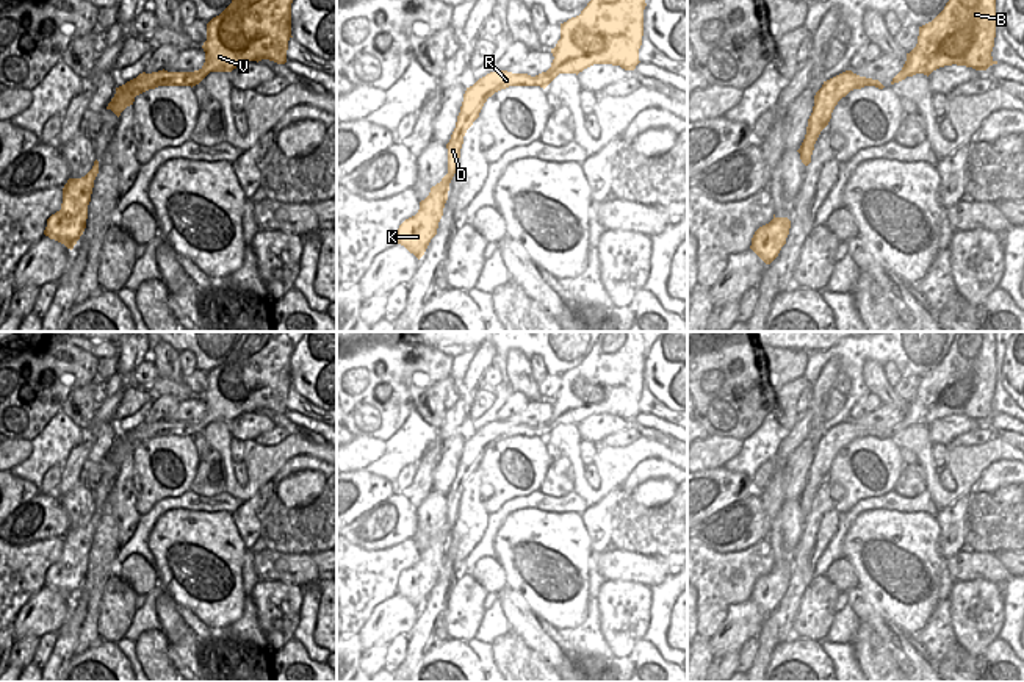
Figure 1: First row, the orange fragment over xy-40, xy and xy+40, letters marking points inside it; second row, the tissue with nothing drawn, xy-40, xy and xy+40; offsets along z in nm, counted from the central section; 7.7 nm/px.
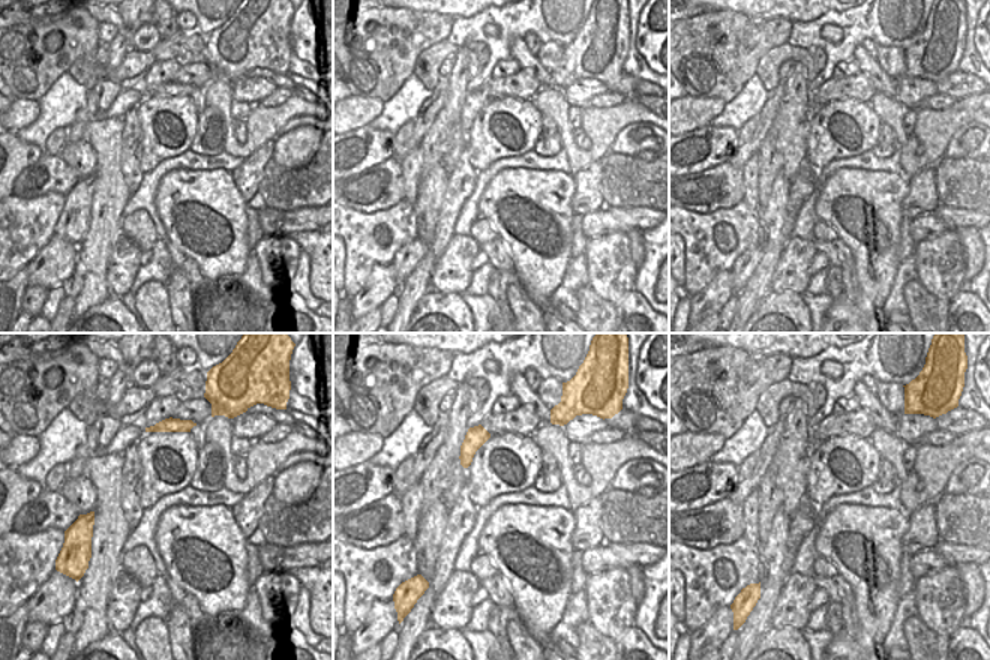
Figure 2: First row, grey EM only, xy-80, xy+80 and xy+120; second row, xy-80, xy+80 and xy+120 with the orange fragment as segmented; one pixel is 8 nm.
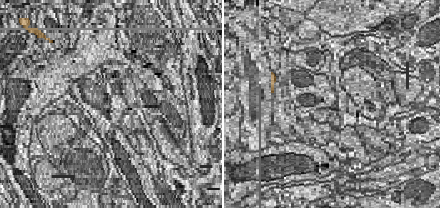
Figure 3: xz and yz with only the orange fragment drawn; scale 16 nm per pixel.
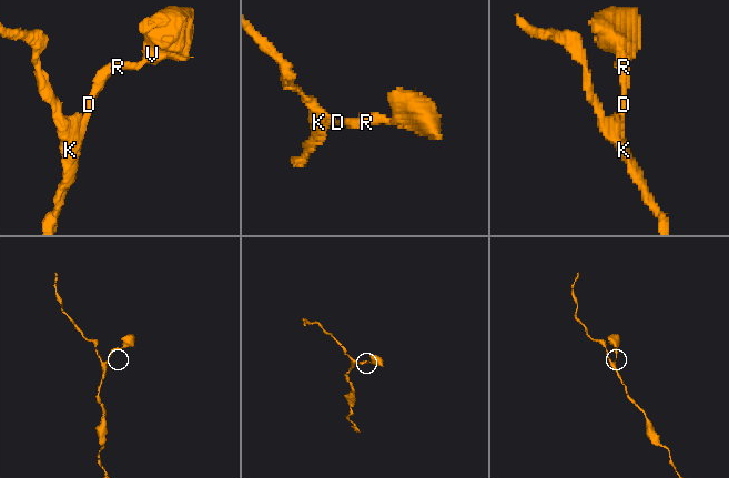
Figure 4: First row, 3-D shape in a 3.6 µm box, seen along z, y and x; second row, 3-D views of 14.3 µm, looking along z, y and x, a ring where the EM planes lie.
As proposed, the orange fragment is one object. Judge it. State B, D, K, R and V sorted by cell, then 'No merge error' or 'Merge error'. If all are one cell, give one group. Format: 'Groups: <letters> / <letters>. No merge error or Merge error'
Groups: B D K R V. No merge error

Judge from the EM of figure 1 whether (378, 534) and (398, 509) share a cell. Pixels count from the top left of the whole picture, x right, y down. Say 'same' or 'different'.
same

